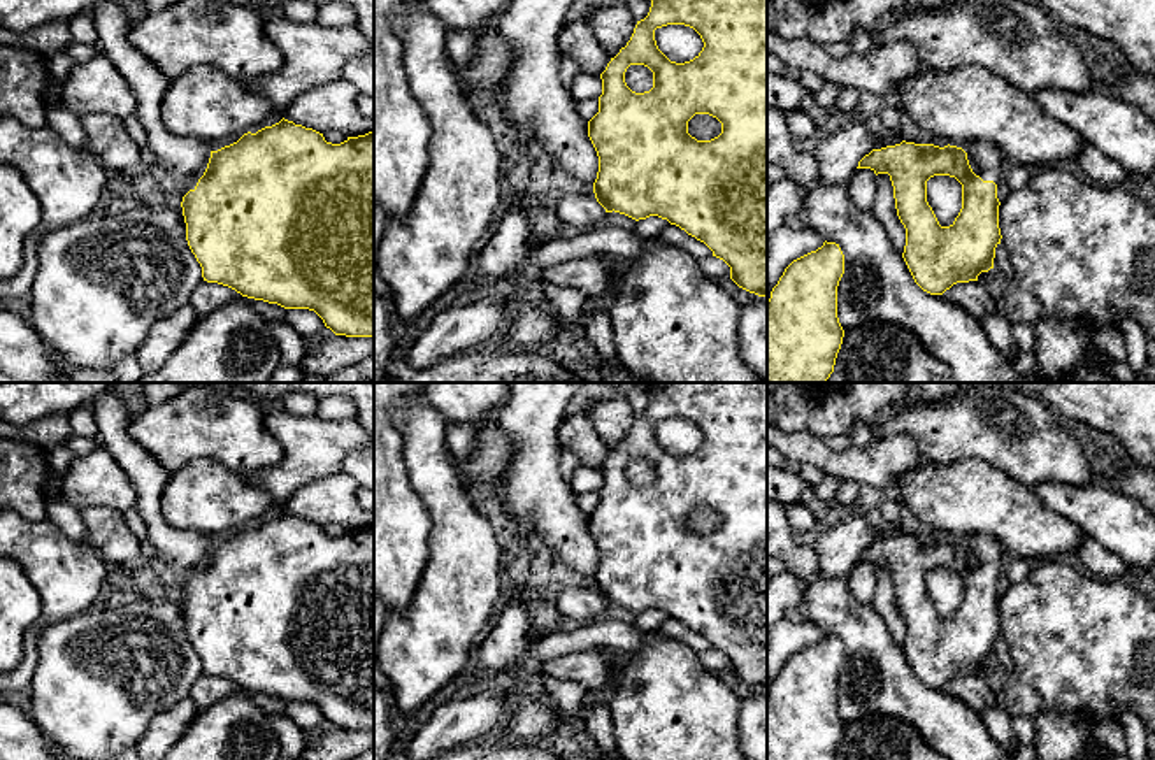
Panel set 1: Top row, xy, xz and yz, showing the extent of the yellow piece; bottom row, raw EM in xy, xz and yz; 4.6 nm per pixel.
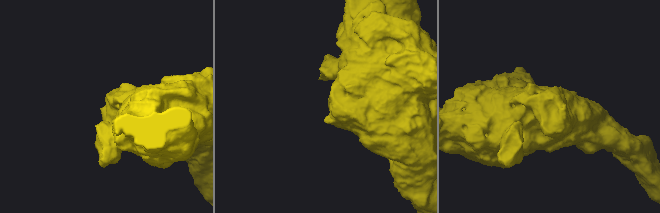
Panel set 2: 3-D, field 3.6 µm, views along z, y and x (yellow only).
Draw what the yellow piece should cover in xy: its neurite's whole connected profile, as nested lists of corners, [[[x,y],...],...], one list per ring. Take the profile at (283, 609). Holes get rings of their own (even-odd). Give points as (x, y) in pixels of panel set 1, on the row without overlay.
[[[114,384],[109,386],[93,404],[91,404],[98,435],[102,446],[114,456],[118,465],[125,470],[130,483],[137,491],[135,507],[140,513],[147,539],[158,555],[169,567],[176,570],[183,586],[183,609],[186,616],[186,634],[202,660],[202,670],[207,676],[218,676],[228,679],[240,686],[242,690],[263,693],[269,697],[277,697],[284,702],[309,702],[314,704],[335,728],[346,730],[372,730],[374,728],[374,525],[358,530],[348,530],[341,537],[326,535],[323,527],[295,518],[293,514],[281,513],[272,520],[265,520],[256,527],[244,527],[237,535],[212,544],[209,537],[197,534],[193,530],[179,530],[170,527],[161,513],[161,495],[170,472],[154,460],[154,456],[144,449],[137,441],[130,437],[132,414],[126,407],[123,397],[116,391]]]

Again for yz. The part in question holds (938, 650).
[[[971,535],[964,544],[957,539],[915,537],[872,542],[857,562],[871,562],[876,569],[888,567],[893,579],[895,602],[906,621],[902,651],[915,676],[930,688],[943,688],[957,676],[978,674],[981,665],[994,662],[995,641],[1001,637],[997,581],[1008,562],[1001,542],[988,535]],[[950,569],[962,577],[962,602],[950,620],[941,620],[927,595],[927,574]]]

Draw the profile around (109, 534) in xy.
[[[104,505],[81,509],[91,546],[109,563],[125,569],[140,565],[140,542],[128,528],[125,514]]]

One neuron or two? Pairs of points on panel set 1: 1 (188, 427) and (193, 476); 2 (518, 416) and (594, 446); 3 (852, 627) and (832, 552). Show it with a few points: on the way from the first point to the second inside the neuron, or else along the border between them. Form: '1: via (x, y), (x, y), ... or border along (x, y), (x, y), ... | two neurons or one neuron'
1: border along (232, 469), (208, 458), (192, 458), (171, 473) | two neurons
2: border along (567, 415), (559, 430), (560, 448) | two neurons
3: border along (813, 544), (817, 567), (825, 576), (845, 576) | two neurons

